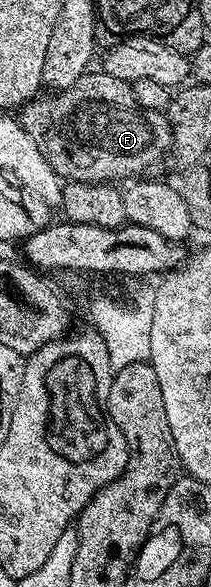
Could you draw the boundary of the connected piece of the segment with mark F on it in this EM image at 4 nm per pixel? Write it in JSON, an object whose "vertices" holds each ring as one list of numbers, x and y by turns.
{"vertices":[[104,73,93,74,85,74,66,91,41,93,30,99,19,111,23,129,63,181,108,183,144,176,141,174,148,167,170,154,170,120,162,112,143,110,130,84]]}

